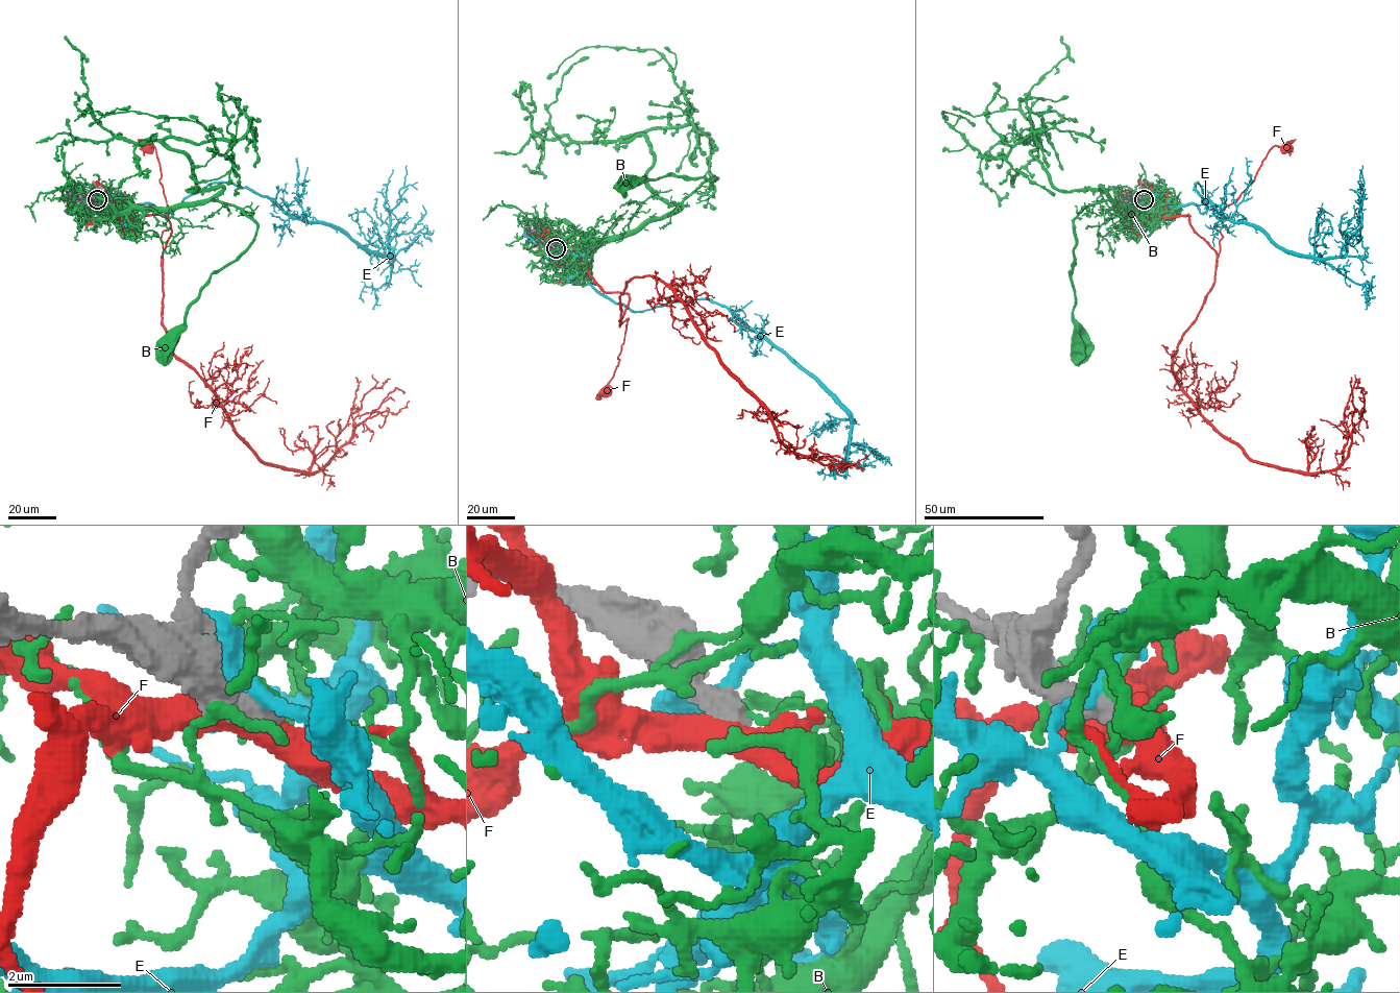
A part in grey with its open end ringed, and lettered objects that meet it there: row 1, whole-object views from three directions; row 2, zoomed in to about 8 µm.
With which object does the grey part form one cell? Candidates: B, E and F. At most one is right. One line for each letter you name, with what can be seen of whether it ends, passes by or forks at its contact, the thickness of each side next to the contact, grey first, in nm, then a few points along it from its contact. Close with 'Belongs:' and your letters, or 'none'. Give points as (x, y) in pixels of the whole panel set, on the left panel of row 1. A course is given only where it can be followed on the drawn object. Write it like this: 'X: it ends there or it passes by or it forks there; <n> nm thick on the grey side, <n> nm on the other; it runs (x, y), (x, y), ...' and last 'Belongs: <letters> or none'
Belongs: none

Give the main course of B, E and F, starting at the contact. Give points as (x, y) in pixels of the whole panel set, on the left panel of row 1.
B: (97, 199), (112, 195), (157, 207), (218, 200), (256, 224), (254, 239), (211, 275), (185, 329), (166, 346)
E: (96, 199), (170, 213), (228, 183), (392, 258), (390, 212), (407, 165)
F: (96, 200), (128, 217), (164, 215), (171, 234), (163, 253), (168, 206), (155, 148), (147, 147)

